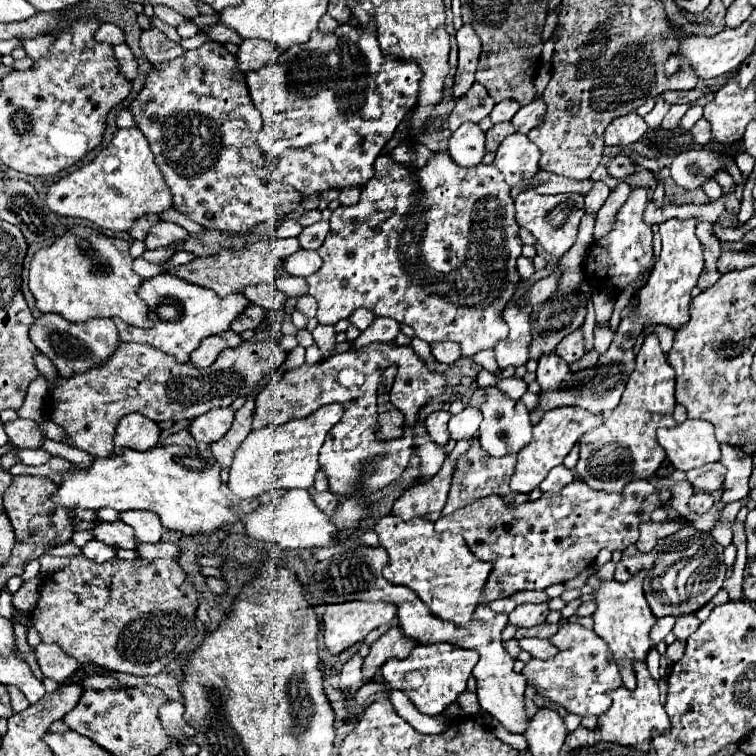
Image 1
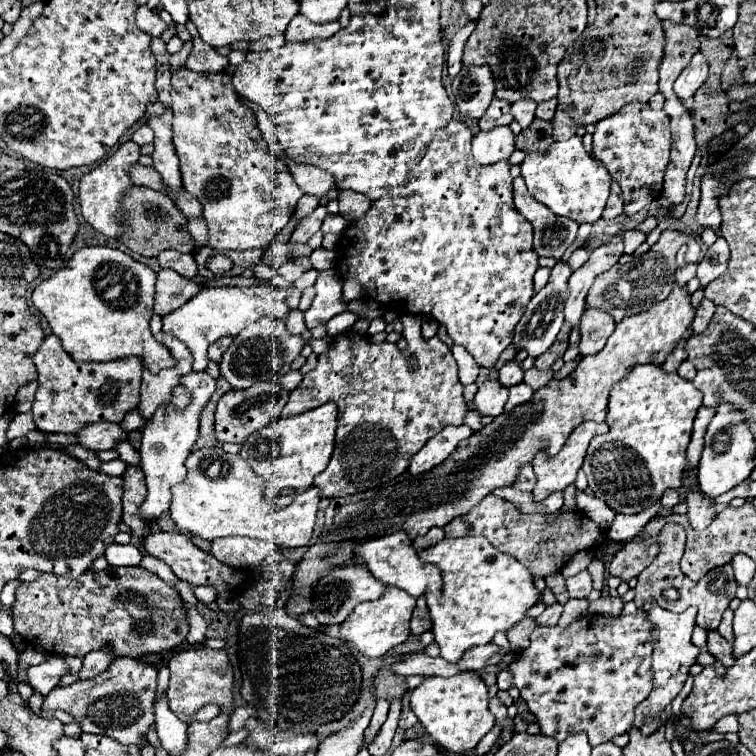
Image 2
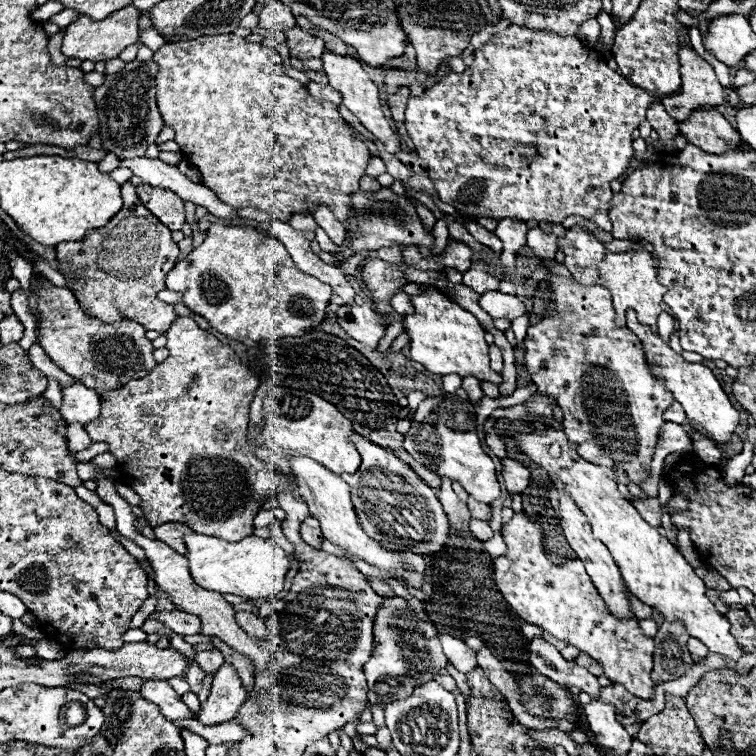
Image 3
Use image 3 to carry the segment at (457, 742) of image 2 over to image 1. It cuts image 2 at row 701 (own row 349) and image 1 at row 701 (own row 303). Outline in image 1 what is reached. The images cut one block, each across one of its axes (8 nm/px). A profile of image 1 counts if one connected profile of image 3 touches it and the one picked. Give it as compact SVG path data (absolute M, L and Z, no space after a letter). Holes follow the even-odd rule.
M448 642L430 644L430 646L418 644L408 658L386 660L380 672L382 672L382 678L390 684L390 688L402 690L422 714L434 716L434 714L440 714L448 704L456 702L458 694L466 690L466 680L470 678L476 662L478 662L476 652L456 648L454 644L448 644Z

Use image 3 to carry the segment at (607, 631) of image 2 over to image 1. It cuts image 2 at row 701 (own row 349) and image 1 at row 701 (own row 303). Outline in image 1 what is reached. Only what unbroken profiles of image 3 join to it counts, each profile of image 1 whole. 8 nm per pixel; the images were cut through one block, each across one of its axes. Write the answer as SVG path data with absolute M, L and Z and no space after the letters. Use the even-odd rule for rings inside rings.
M570 622L560 624L560 630L566 630L566 636L570 636L570 640L566 638L564 650L552 658L552 666L546 664L546 668L550 670L522 670L522 674L526 676L526 682L536 688L538 694L554 700L568 712L574 712L578 716L600 716L612 704L610 692L622 686L618 666L606 642L596 636L594 630L586 630L584 626Z

